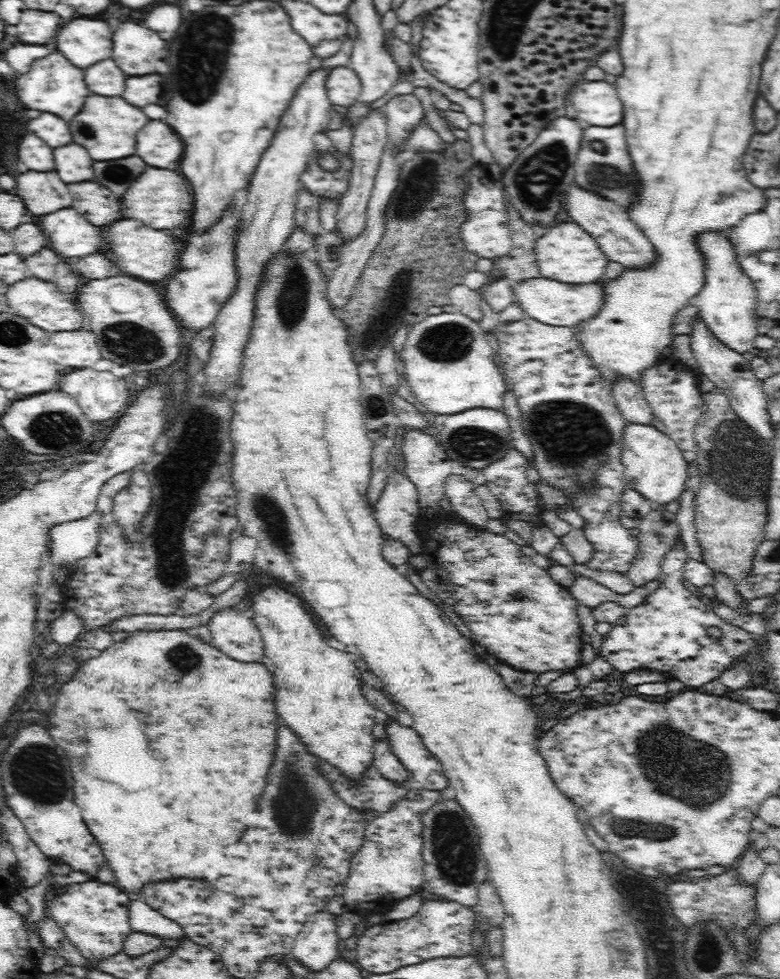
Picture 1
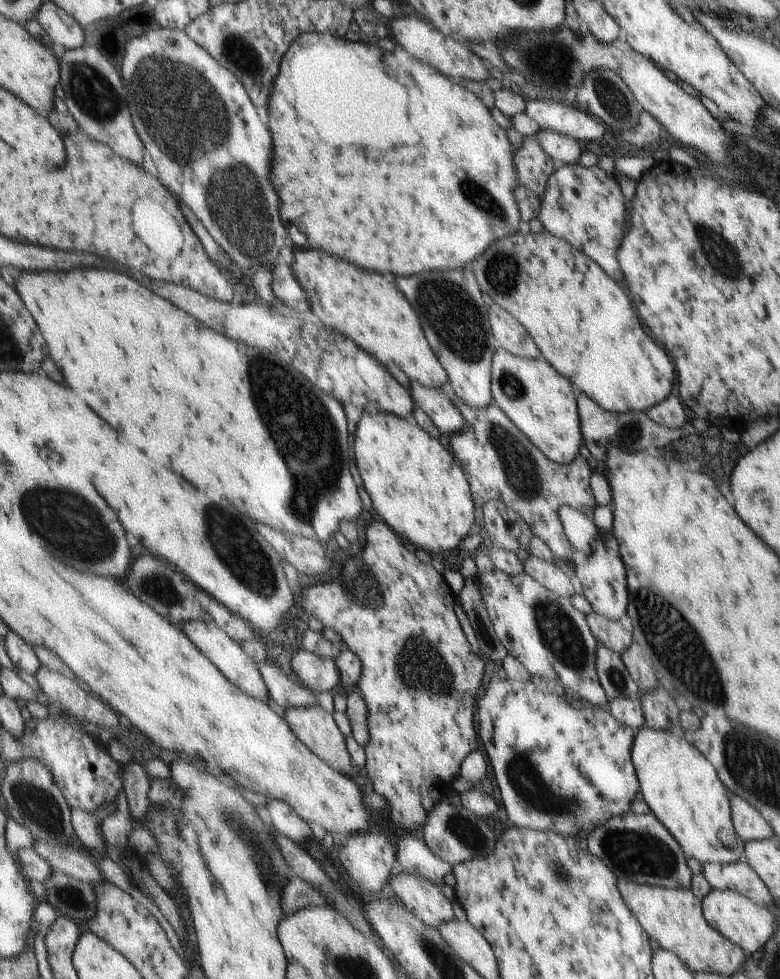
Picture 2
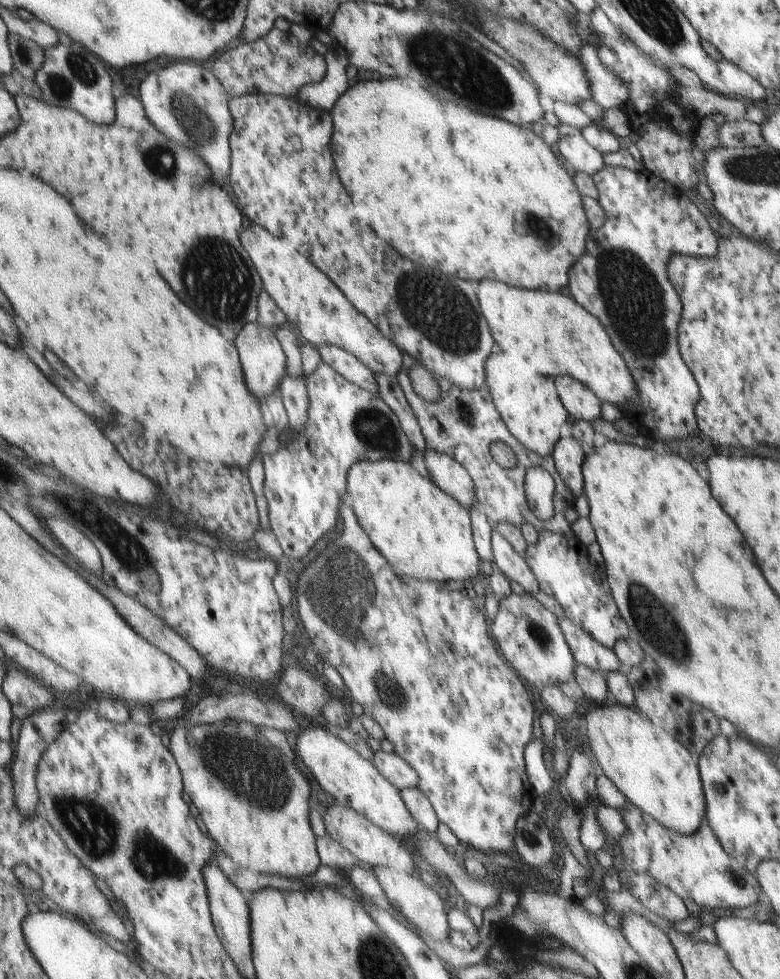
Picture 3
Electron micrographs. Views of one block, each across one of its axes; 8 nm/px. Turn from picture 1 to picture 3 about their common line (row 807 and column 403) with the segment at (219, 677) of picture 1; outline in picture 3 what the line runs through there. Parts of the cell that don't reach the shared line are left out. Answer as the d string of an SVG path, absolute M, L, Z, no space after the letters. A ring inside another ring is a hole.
M379 78L379 80L359 80L339 98L331 111L335 124L335 132L331 135L331 156L335 158L337 172L343 180L343 186L349 190L353 198L353 206L361 212L361 220L369 220L371 226L391 226L387 242L403 256L415 264L431 266L449 276L459 276L463 280L481 280L481 278L497 278L499 282L509 282L509 286L519 288L539 288L539 290L559 290L567 284L567 270L581 258L585 252L585 238L589 234L587 218L583 216L583 206L579 202L576 184L571 182L565 168L557 162L553 152L545 146L545 142L535 136L529 128L513 126L505 120L491 118L479 112L473 112L465 106L445 102L427 90L411 88L399 78Z

